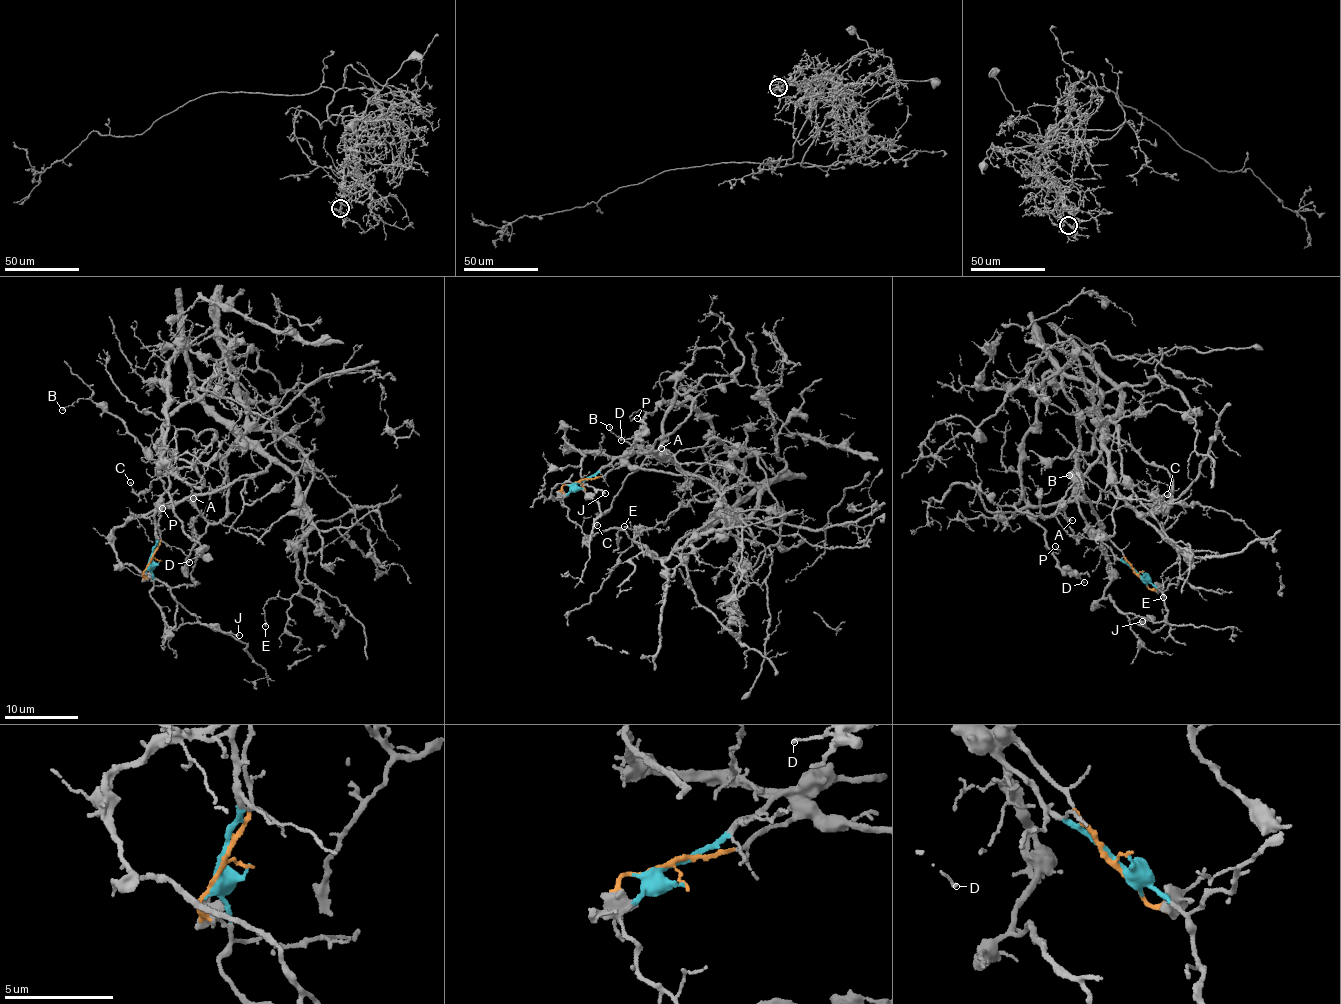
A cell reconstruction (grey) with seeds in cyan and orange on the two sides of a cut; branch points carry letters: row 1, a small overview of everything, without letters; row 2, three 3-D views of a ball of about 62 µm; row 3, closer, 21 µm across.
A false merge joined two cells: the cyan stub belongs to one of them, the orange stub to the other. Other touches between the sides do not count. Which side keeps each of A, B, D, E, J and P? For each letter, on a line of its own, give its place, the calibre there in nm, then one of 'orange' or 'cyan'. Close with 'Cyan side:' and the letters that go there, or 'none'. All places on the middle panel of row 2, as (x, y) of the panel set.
A: at (661, 448); 160 nm thick; orange
B: at (609, 427); 130 nm thick; orange
D: at (621, 440); 130 nm thick; orange
E: at (624, 526); 160 nm thick; orange
J: at (605, 493); 190 nm thick; cyan
P: at (637, 418); 110 nm thick; orange
Cyan side: J

